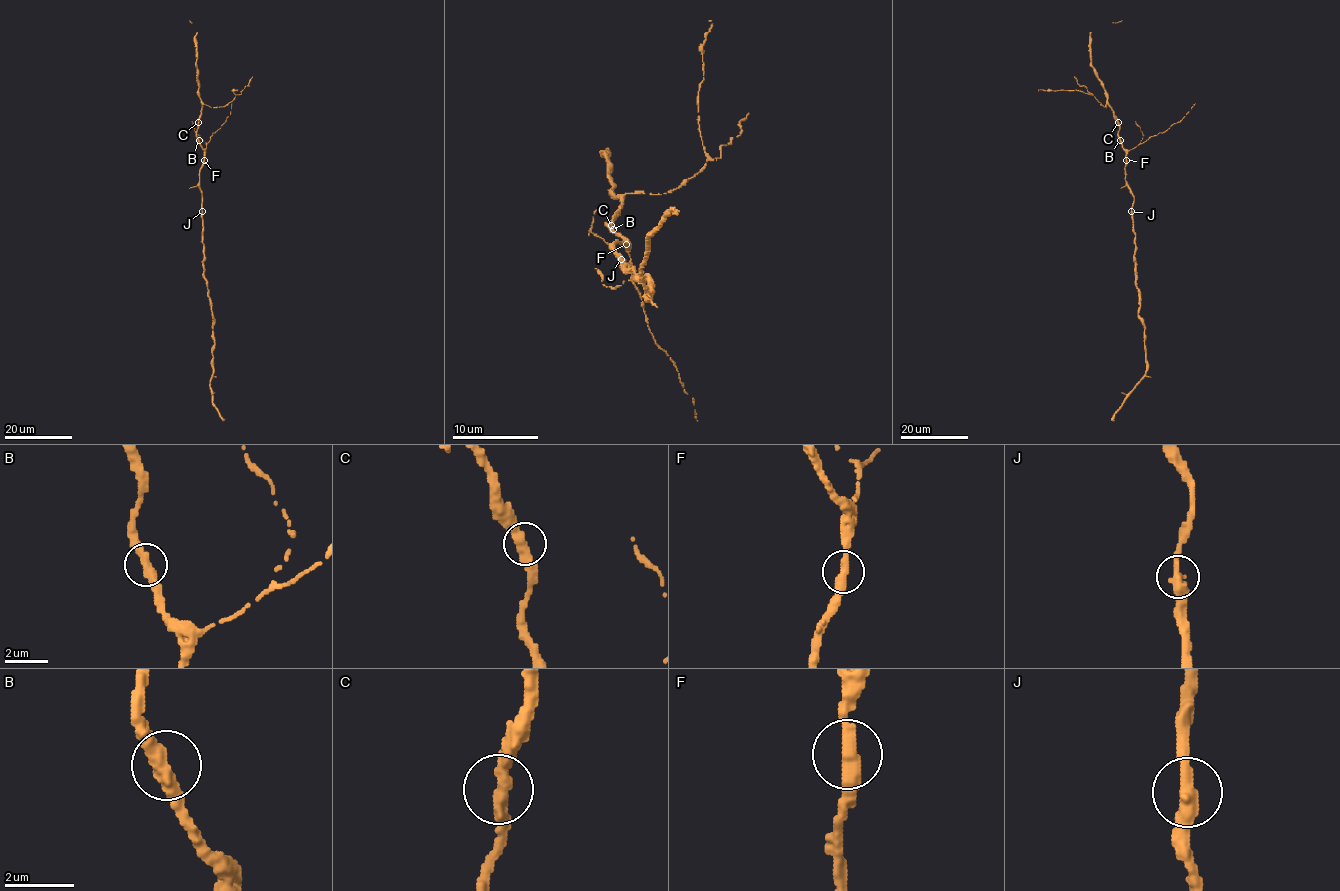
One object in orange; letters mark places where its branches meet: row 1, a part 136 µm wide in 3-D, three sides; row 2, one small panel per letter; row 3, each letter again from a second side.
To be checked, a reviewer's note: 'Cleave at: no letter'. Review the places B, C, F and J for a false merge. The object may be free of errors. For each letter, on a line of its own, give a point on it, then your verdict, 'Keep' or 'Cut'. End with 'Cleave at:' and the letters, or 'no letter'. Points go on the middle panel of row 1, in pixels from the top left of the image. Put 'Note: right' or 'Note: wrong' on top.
Note: right
B: Place: (613, 229). Keep
C: Place: (611, 225). Keep
F: Place: (626, 244). Keep
J: Place: (621, 259). Keep
Cleave at: no letter

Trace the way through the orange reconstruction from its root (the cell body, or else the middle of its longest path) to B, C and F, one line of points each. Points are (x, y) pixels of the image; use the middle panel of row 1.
B: (619, 259), (615, 253), (615, 242), (626, 242), (613, 229)
C: (619, 259), (615, 253), (615, 242), (626, 242), (606, 225), (611, 225)
F: (619, 259), (615, 253), (615, 242), (626, 244)

